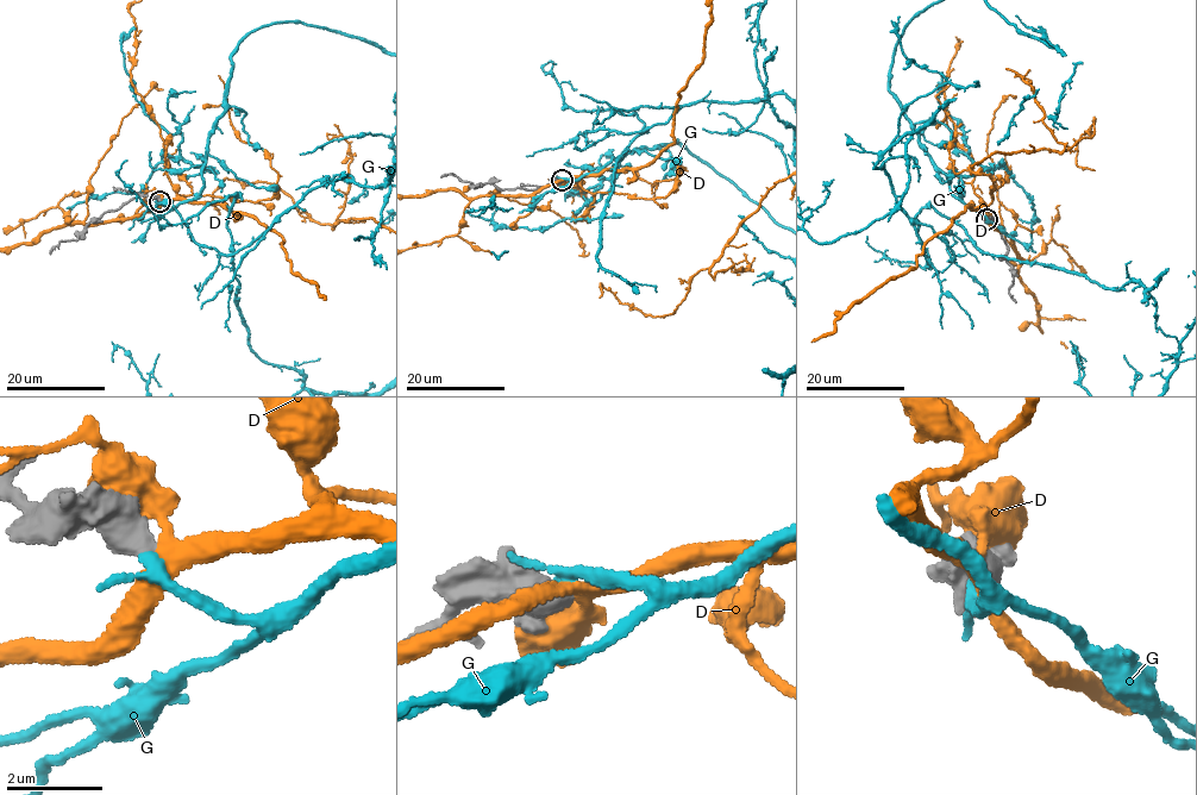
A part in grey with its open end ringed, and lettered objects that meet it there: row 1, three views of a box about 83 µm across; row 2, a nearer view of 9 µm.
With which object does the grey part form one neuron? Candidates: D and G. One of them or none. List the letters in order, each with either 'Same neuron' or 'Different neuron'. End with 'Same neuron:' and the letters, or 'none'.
D: Different neuron
G: Same neuron
Same neuron: G

